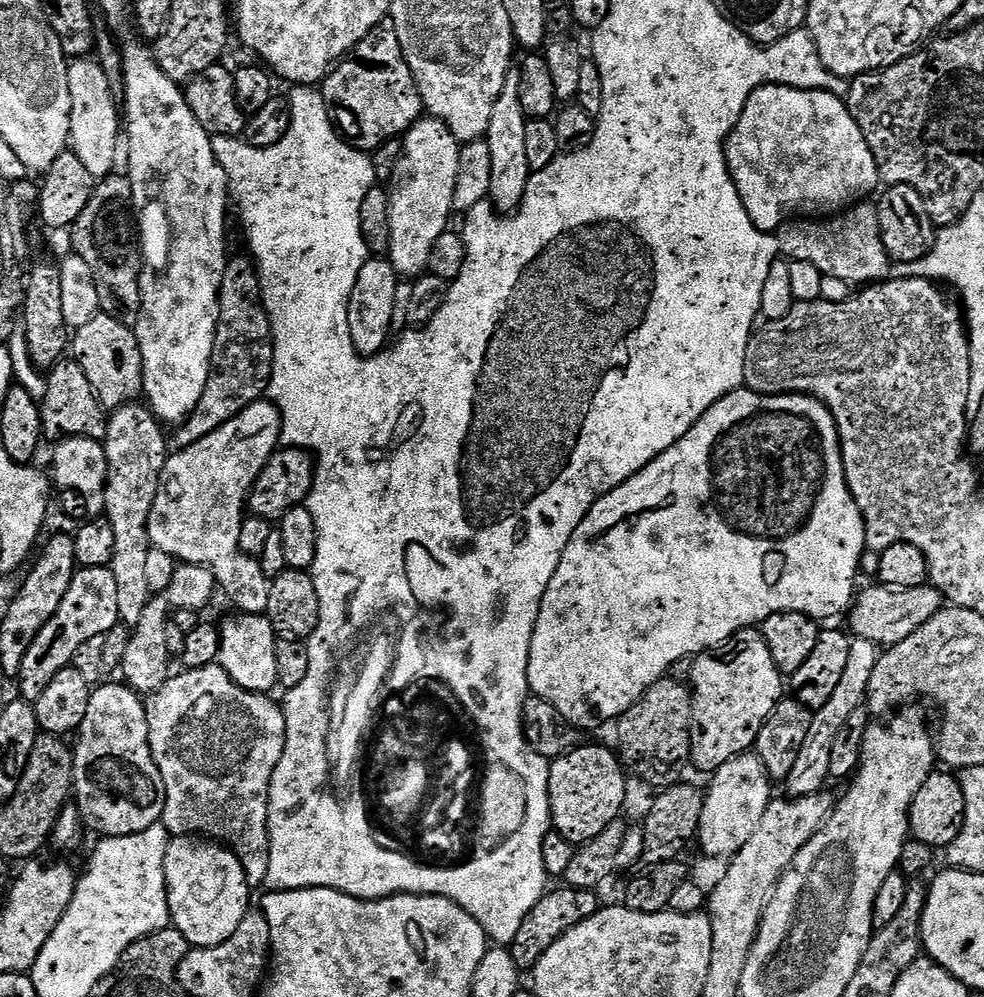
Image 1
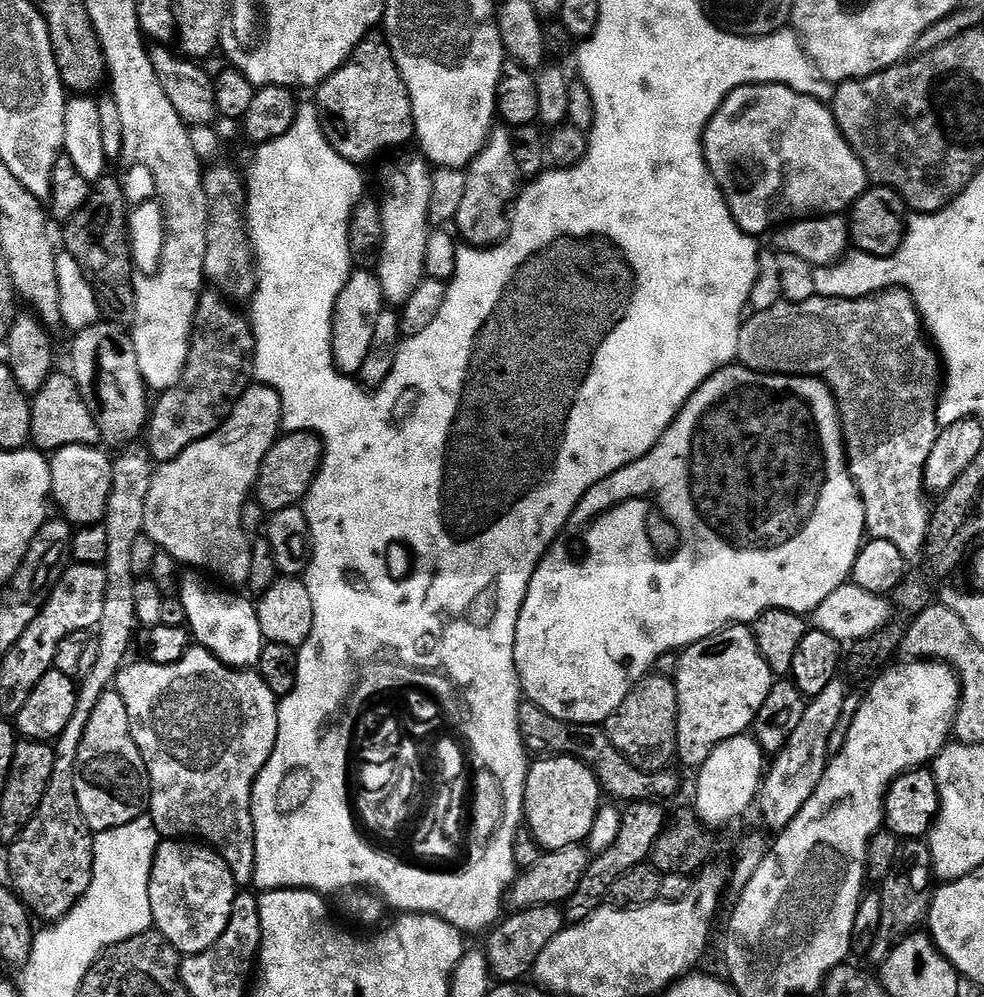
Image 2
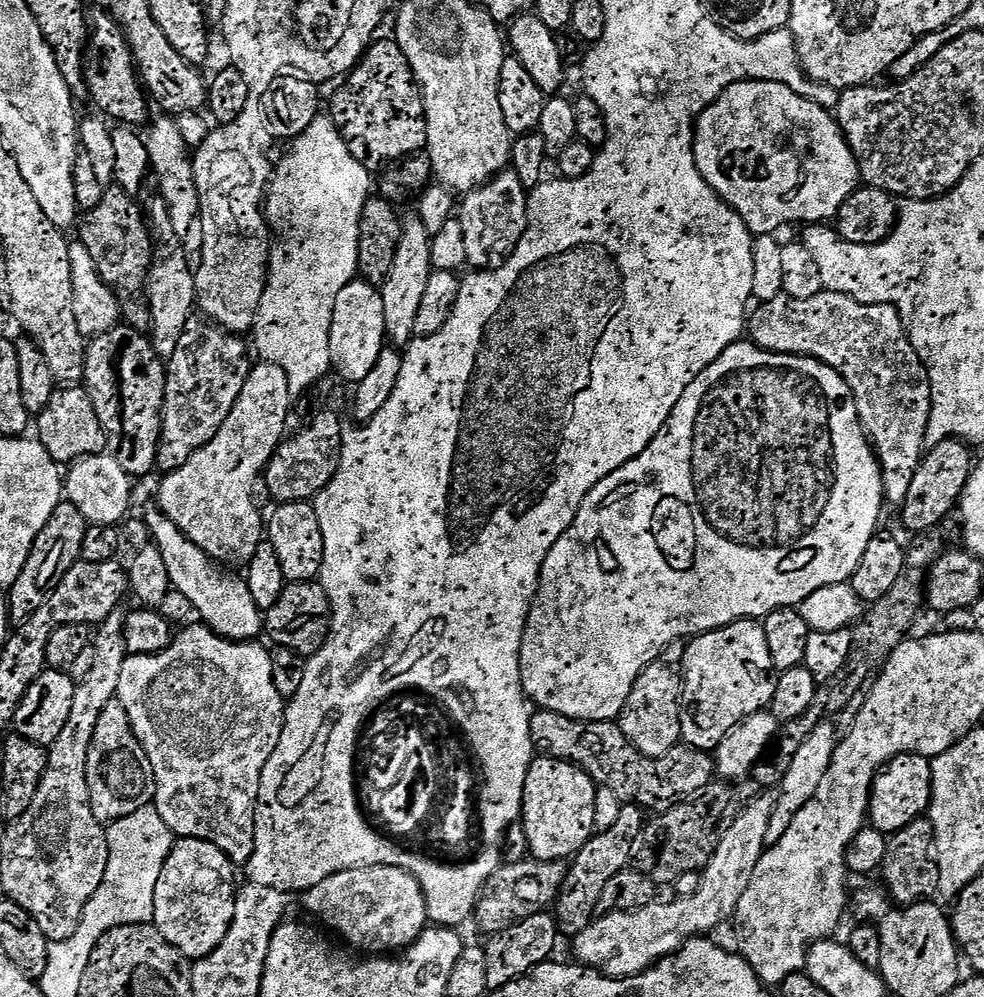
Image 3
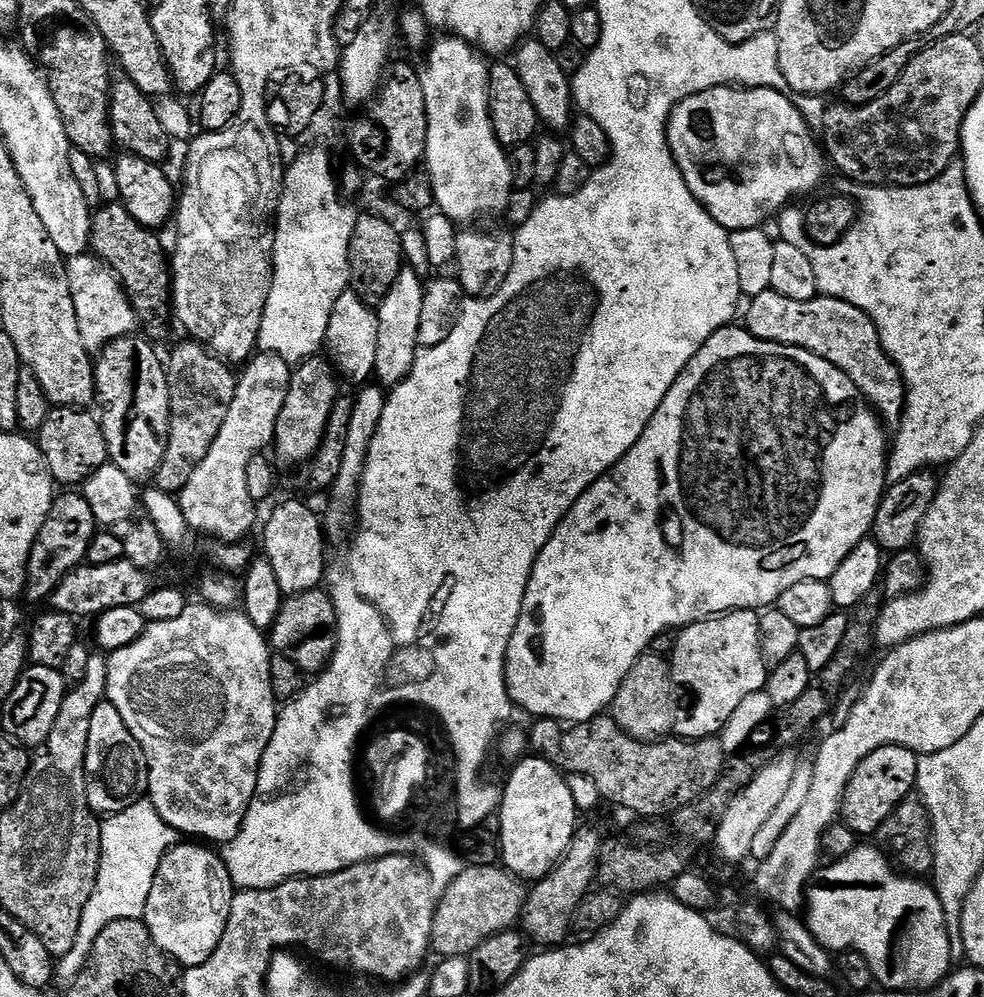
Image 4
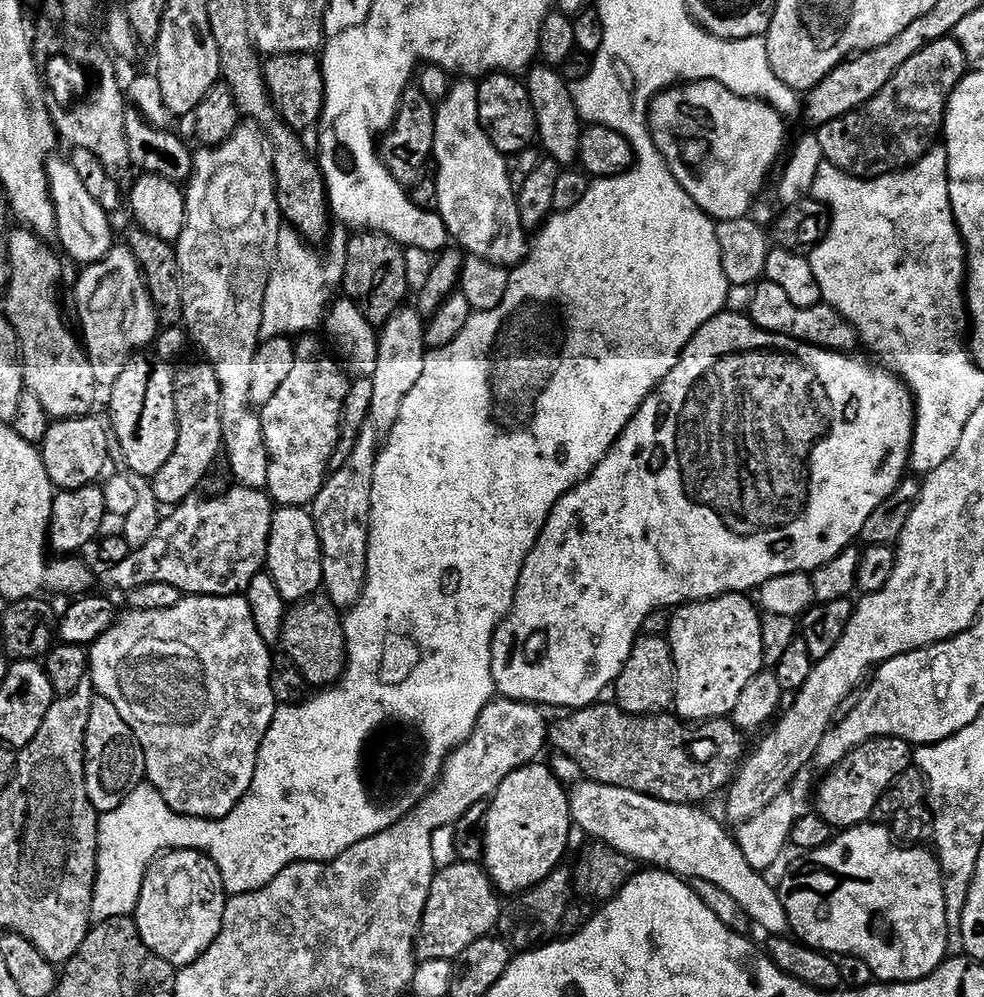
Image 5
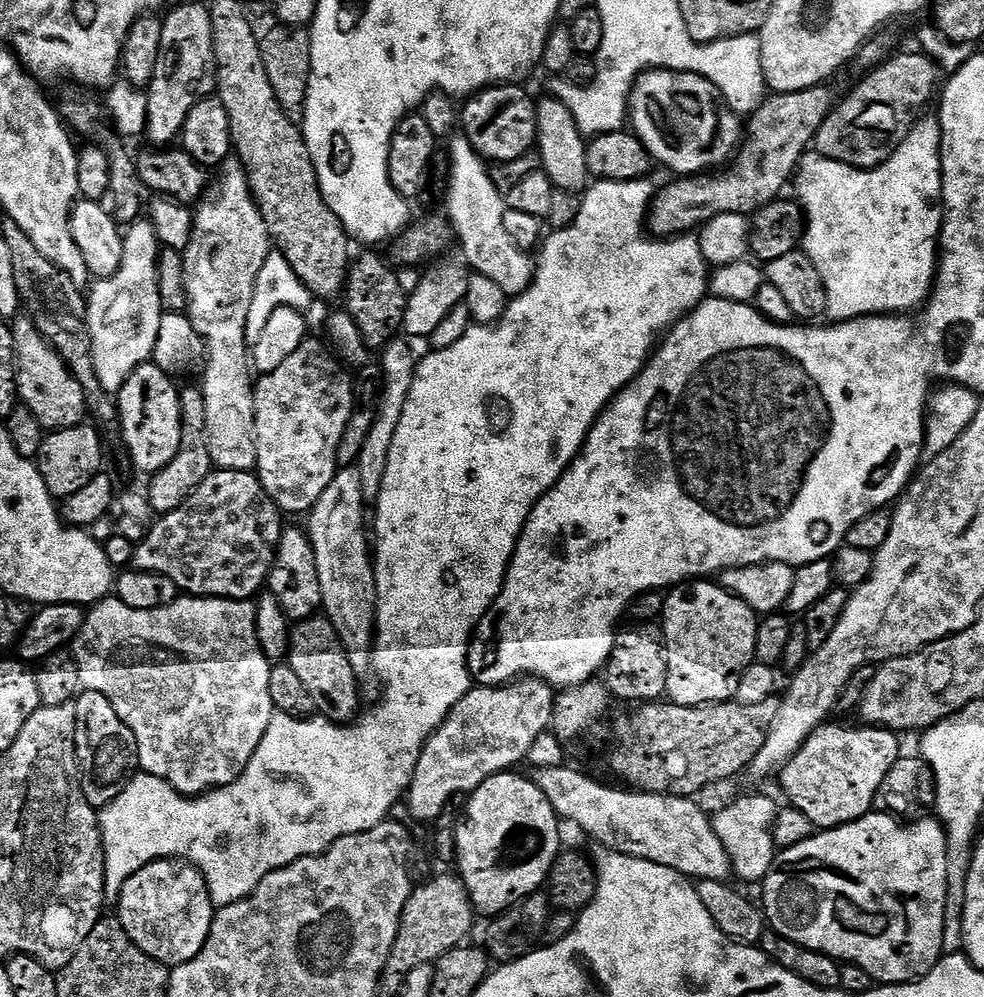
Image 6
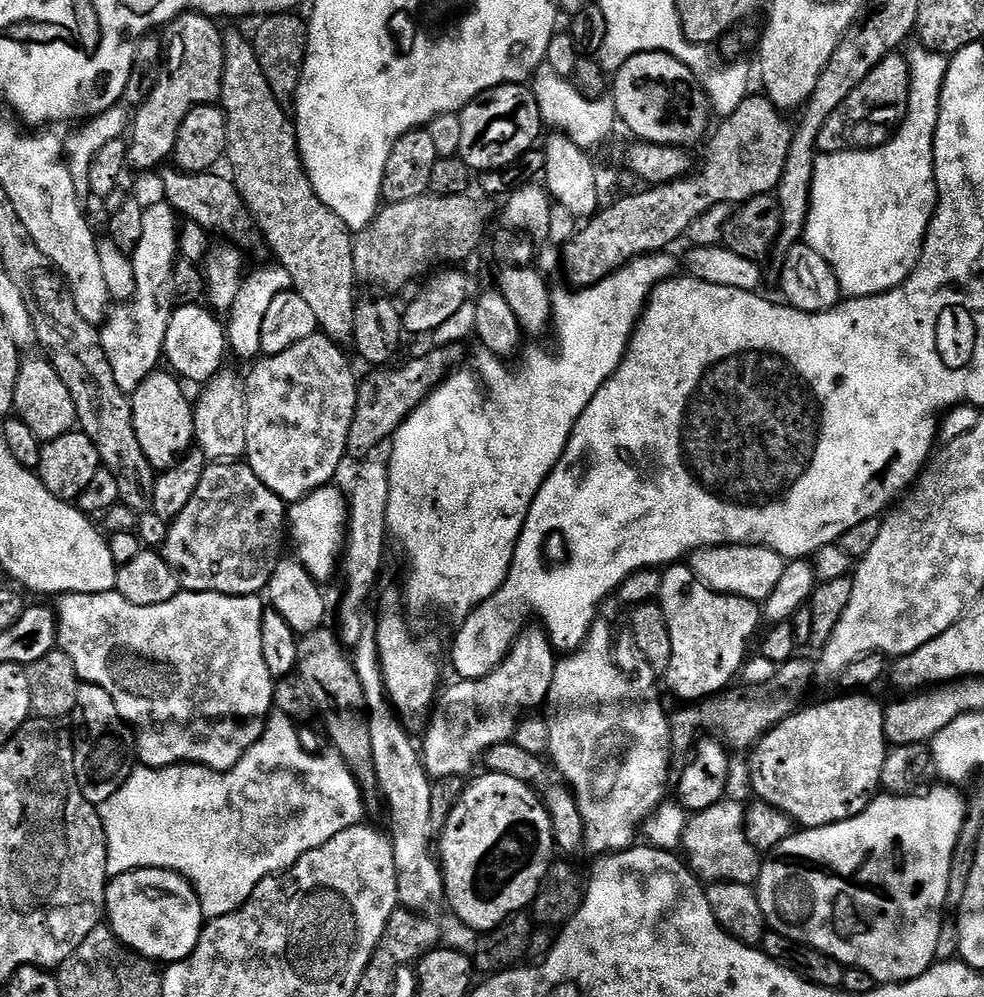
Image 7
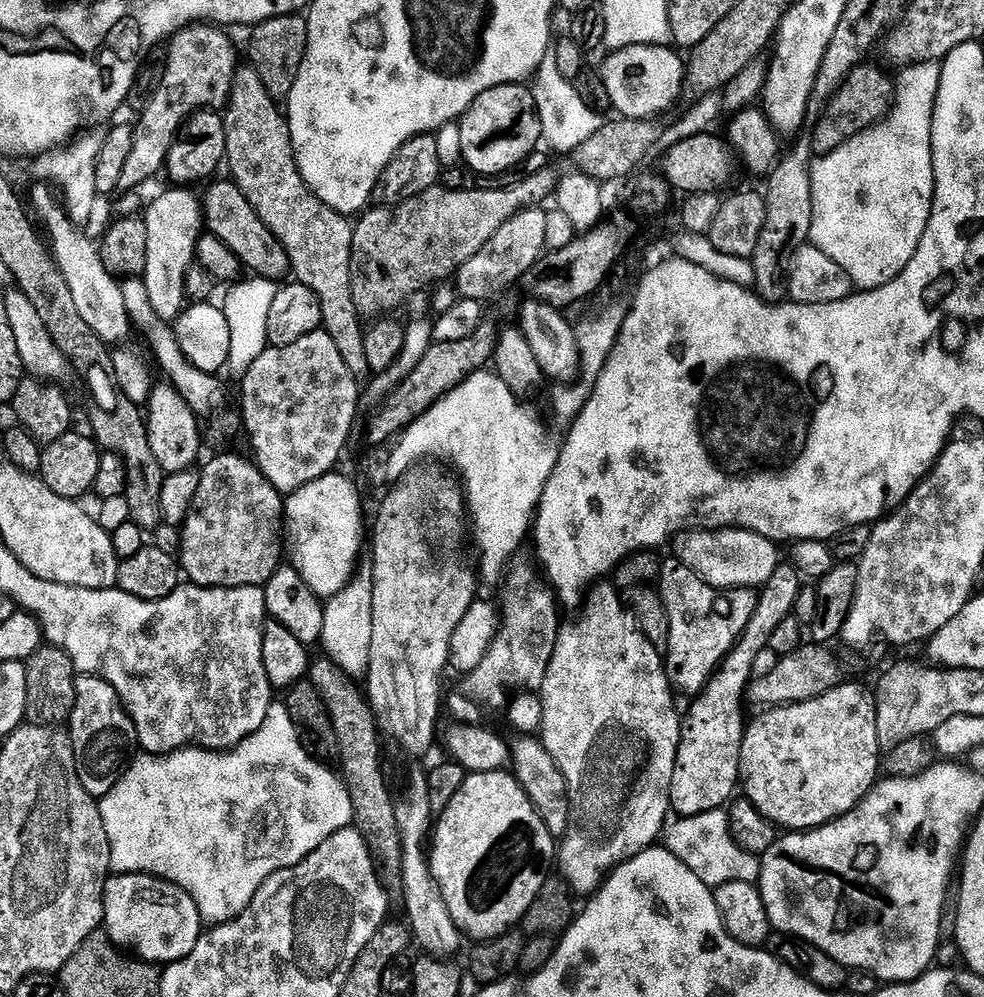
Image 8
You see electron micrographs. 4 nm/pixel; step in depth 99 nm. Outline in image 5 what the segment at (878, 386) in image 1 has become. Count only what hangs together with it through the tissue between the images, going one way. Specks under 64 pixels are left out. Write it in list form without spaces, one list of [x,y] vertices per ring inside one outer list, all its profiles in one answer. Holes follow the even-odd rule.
[[[769,282],[755,285],[752,294],[750,319],[764,332],[773,332],[775,336],[788,336],[801,344],[814,344],[818,348],[826,348],[830,352],[851,353],[858,344],[856,329],[840,312],[829,308],[821,302],[812,308],[799,308],[790,302],[781,286]]]

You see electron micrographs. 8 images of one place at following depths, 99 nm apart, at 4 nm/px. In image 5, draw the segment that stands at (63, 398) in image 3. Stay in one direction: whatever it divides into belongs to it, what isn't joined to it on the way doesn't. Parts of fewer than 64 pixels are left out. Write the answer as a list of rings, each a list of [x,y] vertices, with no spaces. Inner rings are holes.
[[[95,415],[52,422],[39,449],[46,474],[56,490],[78,490],[87,484],[95,484],[101,479],[99,476],[104,467],[107,469],[110,464],[105,431]]]

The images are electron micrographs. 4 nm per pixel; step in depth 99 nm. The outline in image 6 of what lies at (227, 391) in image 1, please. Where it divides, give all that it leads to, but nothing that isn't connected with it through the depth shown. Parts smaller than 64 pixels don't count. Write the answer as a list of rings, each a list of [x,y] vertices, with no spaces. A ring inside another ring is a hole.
[[[203,387],[180,388],[180,413],[184,419],[182,446],[178,446],[178,454],[174,454],[174,462],[170,462],[170,466],[151,473],[149,480],[152,481],[146,487],[150,506],[157,514],[178,510],[178,506],[185,504],[214,471],[206,440],[206,398]]]

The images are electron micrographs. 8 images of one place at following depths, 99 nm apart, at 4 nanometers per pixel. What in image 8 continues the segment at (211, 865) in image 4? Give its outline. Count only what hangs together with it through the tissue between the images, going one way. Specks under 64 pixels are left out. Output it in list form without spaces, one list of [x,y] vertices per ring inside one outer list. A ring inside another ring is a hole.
[[[112,874],[104,881],[104,922],[103,931],[107,932],[109,940],[121,950],[127,950],[129,953],[135,954],[141,960],[147,960],[150,964],[157,966],[167,966],[181,960],[183,956],[188,956],[190,950],[194,950],[194,946],[199,942],[202,935],[202,921],[200,911],[197,910],[196,904],[183,892],[180,888],[174,887],[170,882],[160,880],[156,876],[146,876],[143,874]]]

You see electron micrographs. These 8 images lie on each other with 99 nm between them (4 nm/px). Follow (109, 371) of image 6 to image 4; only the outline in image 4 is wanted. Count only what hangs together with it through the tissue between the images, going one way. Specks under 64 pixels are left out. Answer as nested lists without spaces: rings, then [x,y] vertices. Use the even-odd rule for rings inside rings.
[[[107,266],[100,268],[88,268],[85,272],[73,271],[70,276],[70,294],[74,298],[74,314],[78,314],[78,334],[82,334],[82,342],[88,347],[89,353],[96,354],[115,344],[118,340],[123,340],[135,333],[138,328],[136,312],[132,309],[132,304],[125,294],[120,280],[115,272]]]

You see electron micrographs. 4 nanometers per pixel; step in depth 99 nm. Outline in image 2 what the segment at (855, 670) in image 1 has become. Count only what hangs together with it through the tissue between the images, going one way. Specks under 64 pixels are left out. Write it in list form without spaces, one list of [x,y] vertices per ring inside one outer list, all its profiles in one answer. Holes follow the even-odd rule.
[[[843,679],[832,680],[822,694],[813,697],[802,714],[801,725],[794,730],[790,742],[783,751],[777,753],[773,766],[769,767],[764,780],[761,781],[760,795],[757,797],[757,809],[765,822],[775,830],[782,830],[801,812],[802,806],[813,796],[818,782],[828,767],[829,742],[832,732],[843,721],[846,706],[846,688]]]

